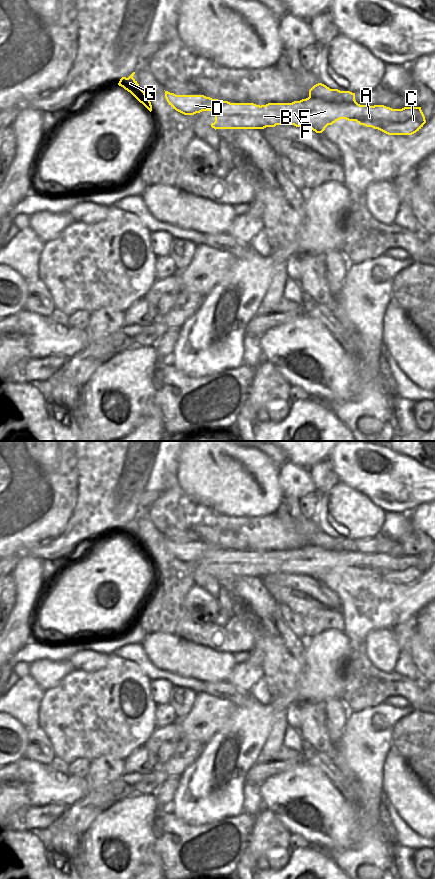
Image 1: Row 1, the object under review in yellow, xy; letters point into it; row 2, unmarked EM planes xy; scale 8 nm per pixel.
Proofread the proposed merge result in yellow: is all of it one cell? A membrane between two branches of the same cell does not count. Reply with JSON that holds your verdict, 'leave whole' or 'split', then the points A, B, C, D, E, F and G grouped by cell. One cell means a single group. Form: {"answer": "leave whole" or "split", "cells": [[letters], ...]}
{"answer": "split", "cells": [["A", "B", "C", "E", "F"], ["D", "G"]]}

